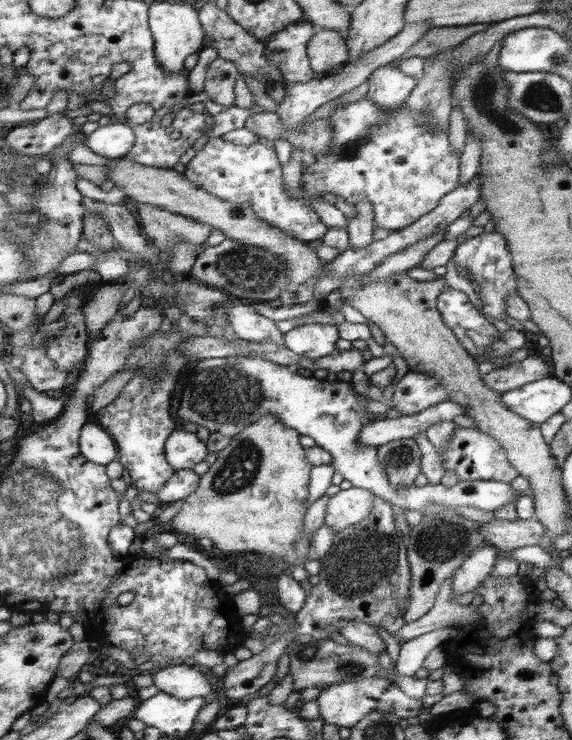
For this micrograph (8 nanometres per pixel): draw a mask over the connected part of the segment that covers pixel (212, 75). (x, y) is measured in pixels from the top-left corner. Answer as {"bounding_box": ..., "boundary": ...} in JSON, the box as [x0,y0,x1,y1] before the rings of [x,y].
{"bounding_box":[204,57,240,108],"boundary":[[[218,57],[206,71],[204,92],[224,108],[230,108],[235,101],[234,84],[240,77],[238,66],[232,61]]]}

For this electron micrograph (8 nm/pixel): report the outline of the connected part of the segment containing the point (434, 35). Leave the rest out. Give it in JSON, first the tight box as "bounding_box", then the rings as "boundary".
{"bounding_box":[391,22,492,66],"boundary":[[[483,22],[473,25],[462,25],[456,27],[436,27],[432,26],[431,29],[422,36],[422,38],[405,52],[401,58],[397,58],[391,65],[399,66],[400,61],[412,57],[423,59],[425,57],[432,57],[433,55],[443,52],[446,48],[457,46],[463,43],[467,38],[473,34],[486,31],[492,27],[492,23]]]}

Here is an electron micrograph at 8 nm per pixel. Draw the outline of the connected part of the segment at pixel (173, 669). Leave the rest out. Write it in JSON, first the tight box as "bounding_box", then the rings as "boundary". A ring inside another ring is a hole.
{"bounding_box":[153,665,212,700],"boundary":[[[168,665],[153,675],[154,686],[159,692],[176,699],[191,700],[198,697],[210,699],[212,687],[208,682],[208,672],[188,665]]]}

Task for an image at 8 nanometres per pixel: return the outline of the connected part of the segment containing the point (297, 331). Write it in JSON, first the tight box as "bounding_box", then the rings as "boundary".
{"bounding_box":[284,324,339,358],"boundary":[[[308,324],[294,327],[284,333],[285,346],[298,356],[320,358],[336,348],[339,329],[334,324]]]}

